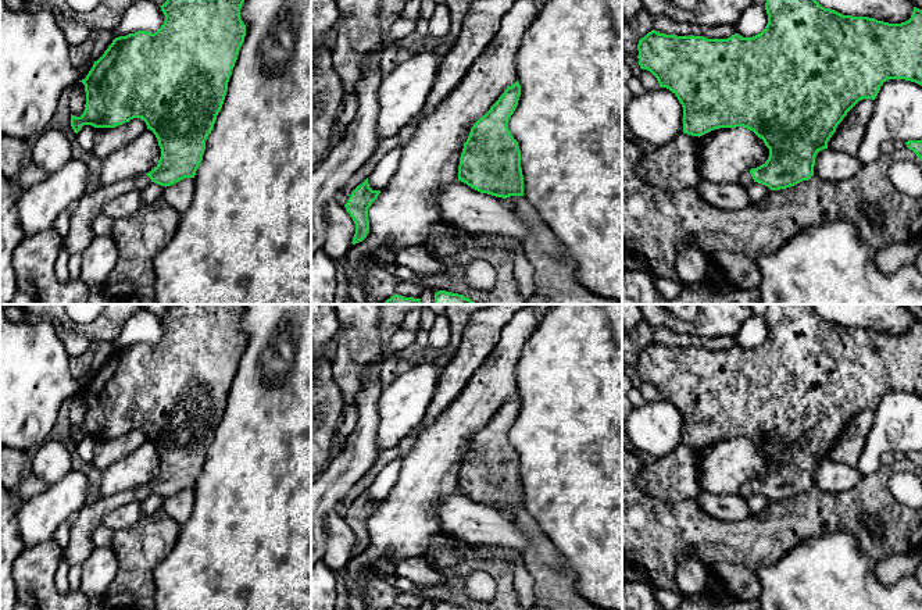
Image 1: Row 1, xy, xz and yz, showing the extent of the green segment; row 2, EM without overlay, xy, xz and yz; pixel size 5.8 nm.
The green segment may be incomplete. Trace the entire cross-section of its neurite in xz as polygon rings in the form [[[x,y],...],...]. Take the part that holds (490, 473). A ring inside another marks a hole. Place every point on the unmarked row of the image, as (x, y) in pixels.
[[[517,392],[471,439],[460,468],[458,492],[496,509],[523,507],[521,461],[508,440],[521,407]]]

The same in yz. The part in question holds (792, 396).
[[[766,304],[765,321],[768,325],[768,335],[761,345],[753,349],[743,349],[735,345],[728,350],[707,350],[693,346],[665,346],[653,340],[639,352],[637,370],[642,381],[650,382],[657,389],[661,399],[669,400],[678,409],[683,418],[683,445],[700,449],[714,440],[743,438],[761,449],[769,460],[769,468],[762,477],[743,484],[739,489],[739,495],[746,499],[753,493],[758,493],[768,497],[771,502],[779,502],[808,492],[814,486],[815,468],[821,461],[828,460],[828,453],[836,443],[837,436],[860,411],[875,411],[880,397],[887,390],[905,390],[922,397],[922,321],[914,318],[908,332],[889,335],[868,328],[843,327],[835,321],[825,320],[811,304]]]

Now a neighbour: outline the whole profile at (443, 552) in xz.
[[[437,534],[432,539],[425,557],[430,567],[433,567],[436,571],[442,571],[444,568],[453,567],[471,553],[482,553],[483,557],[490,557],[497,552],[497,547],[490,549],[485,545],[469,545],[460,539],[447,538],[443,534]]]

